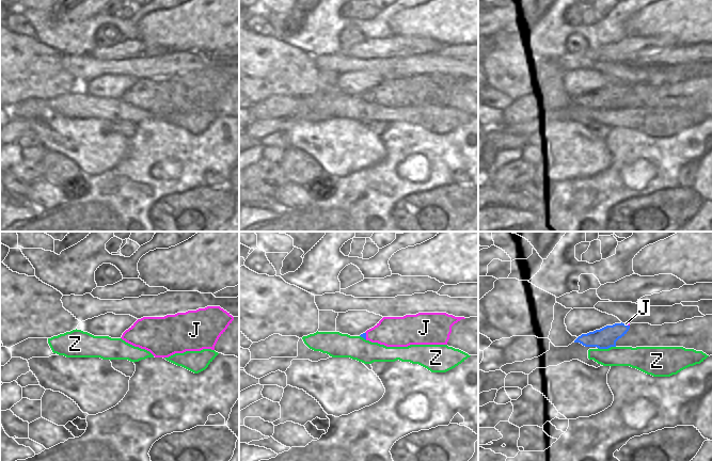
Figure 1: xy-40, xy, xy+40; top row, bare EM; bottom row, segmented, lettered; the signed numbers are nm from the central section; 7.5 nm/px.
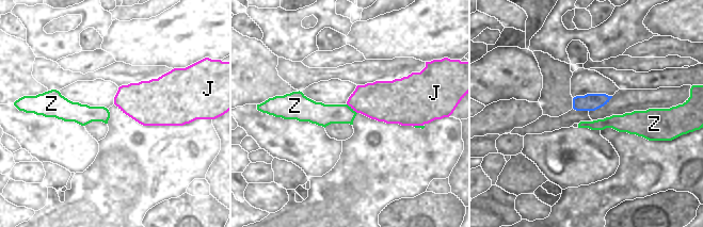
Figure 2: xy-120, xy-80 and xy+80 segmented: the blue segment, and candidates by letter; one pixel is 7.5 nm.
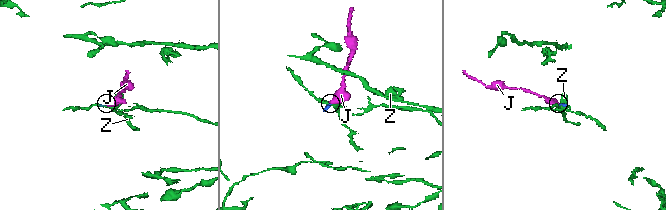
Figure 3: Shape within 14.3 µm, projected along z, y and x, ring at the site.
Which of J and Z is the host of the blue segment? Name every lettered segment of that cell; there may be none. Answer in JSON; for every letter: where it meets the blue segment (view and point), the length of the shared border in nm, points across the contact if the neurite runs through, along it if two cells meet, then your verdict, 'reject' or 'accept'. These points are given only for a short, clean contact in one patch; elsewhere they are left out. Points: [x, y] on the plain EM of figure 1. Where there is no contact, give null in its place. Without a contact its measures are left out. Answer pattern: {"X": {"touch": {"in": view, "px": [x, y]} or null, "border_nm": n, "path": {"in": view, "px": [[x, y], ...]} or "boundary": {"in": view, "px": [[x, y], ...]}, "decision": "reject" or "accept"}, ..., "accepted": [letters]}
{"J": {"touch": {"in": "xy", "px": [365, 96]}, "border_nm": 60, "path": {"in": "xy", "px": [[363, 96], [365, 96], [391, 92]]}, "decision": "accept"}, "Z": {"touch": {"in": "xy+40", "px": [606, 109]}, "border_nm": 140, "boundary": {"in": "xy+40", "px": [[615, 107], [598, 109]]}, "decision": "reject"}, "accepted": ["J"]}

